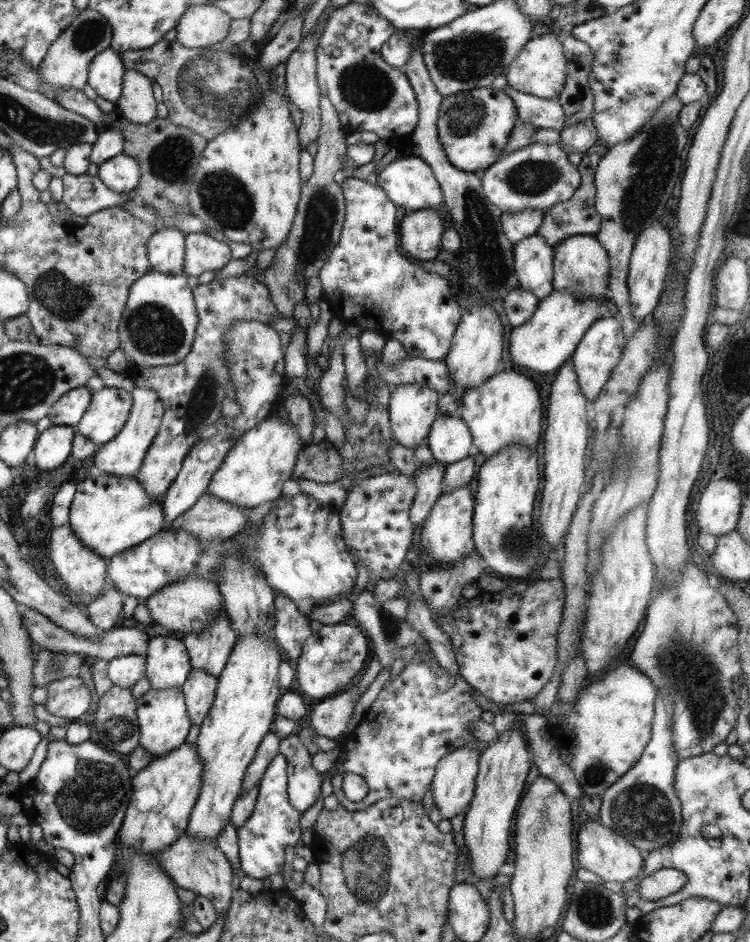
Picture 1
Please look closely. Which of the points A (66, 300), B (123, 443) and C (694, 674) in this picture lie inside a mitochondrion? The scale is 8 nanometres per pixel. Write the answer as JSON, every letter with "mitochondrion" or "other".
{"A":"mitochondrion","B":"other","C":"mitochondrion"}

